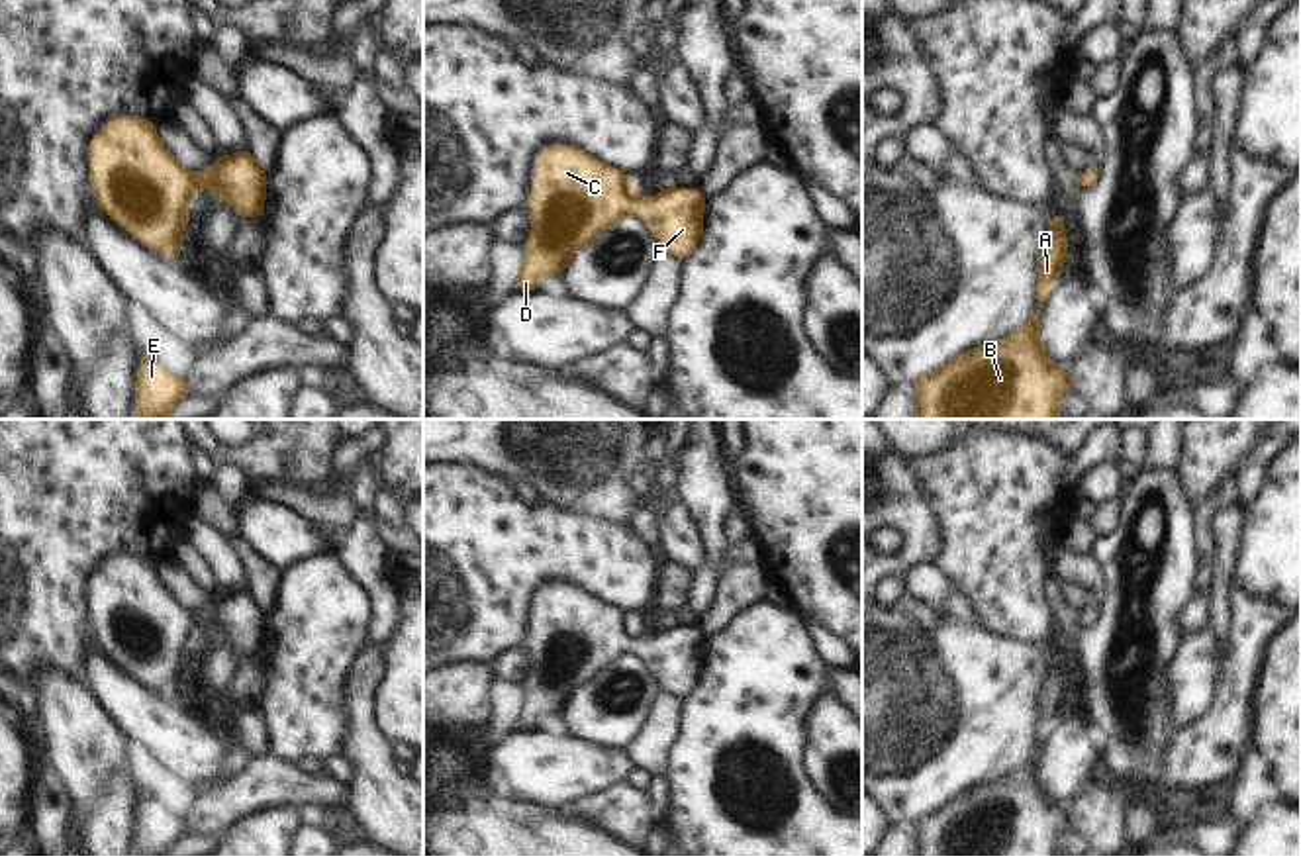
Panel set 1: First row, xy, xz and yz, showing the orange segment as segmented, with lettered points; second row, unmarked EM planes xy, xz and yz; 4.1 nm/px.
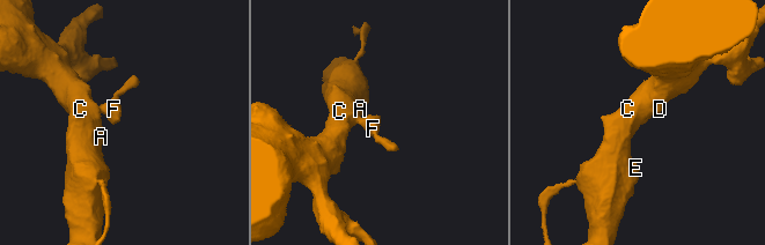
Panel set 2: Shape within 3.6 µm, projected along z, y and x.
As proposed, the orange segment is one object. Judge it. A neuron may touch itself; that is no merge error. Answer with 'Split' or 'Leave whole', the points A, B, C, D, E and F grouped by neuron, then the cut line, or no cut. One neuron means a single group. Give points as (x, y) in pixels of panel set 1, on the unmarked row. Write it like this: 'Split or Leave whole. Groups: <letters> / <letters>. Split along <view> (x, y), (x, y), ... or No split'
Leave whole. Groups: A B C D E F. No split

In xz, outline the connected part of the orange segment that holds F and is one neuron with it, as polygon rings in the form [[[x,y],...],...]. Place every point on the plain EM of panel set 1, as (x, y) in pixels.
[[[554,580],[535,597],[527,650],[531,672],[515,729],[539,731],[545,715],[562,715],[586,684],[627,654],[645,660],[664,693],[686,699],[703,676],[707,635],[701,627],[668,623],[658,635],[639,635],[633,615],[578,588]]]

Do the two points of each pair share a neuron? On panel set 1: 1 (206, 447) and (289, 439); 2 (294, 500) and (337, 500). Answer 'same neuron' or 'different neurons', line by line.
1: same neuron
2: same neuron

